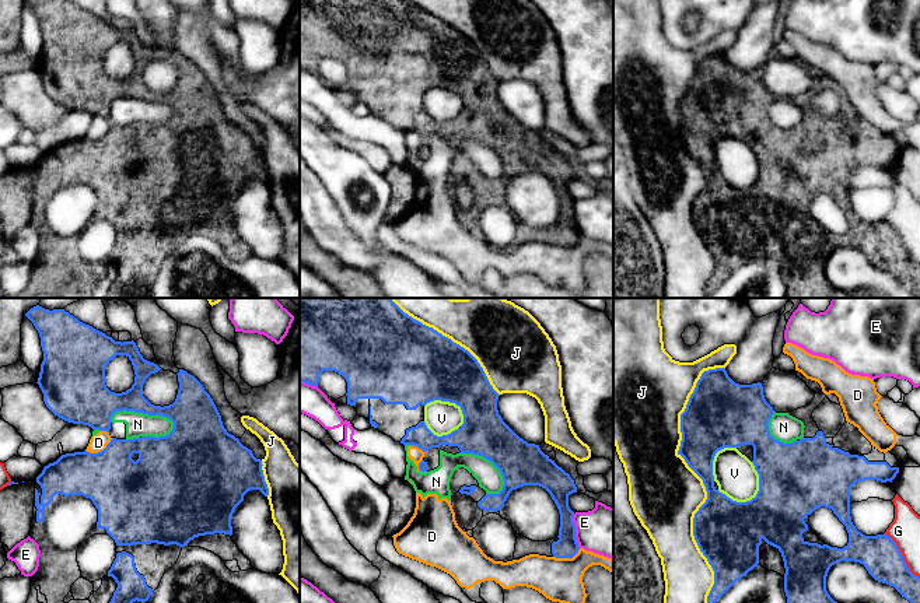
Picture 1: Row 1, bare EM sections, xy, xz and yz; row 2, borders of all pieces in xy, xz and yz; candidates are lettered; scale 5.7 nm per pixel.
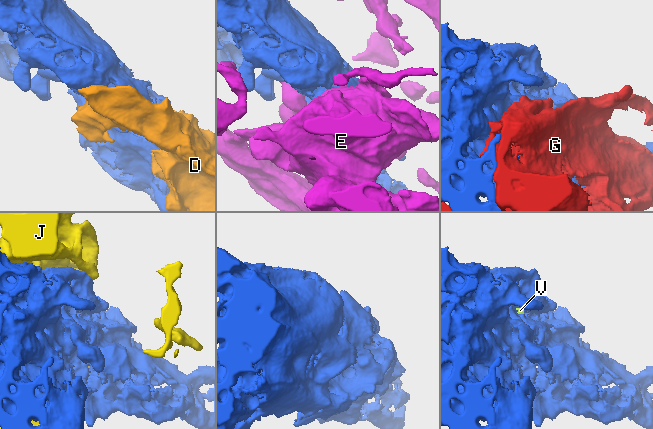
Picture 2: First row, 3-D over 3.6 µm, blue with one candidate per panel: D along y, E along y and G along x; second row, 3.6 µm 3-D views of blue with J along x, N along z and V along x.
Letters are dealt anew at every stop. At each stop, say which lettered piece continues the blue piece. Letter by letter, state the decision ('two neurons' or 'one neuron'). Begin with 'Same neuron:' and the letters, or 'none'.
Same neuron: none
D: two neurons
E: two neurons
G: two neurons
J: two neurons
N: two neurons
V: two neurons

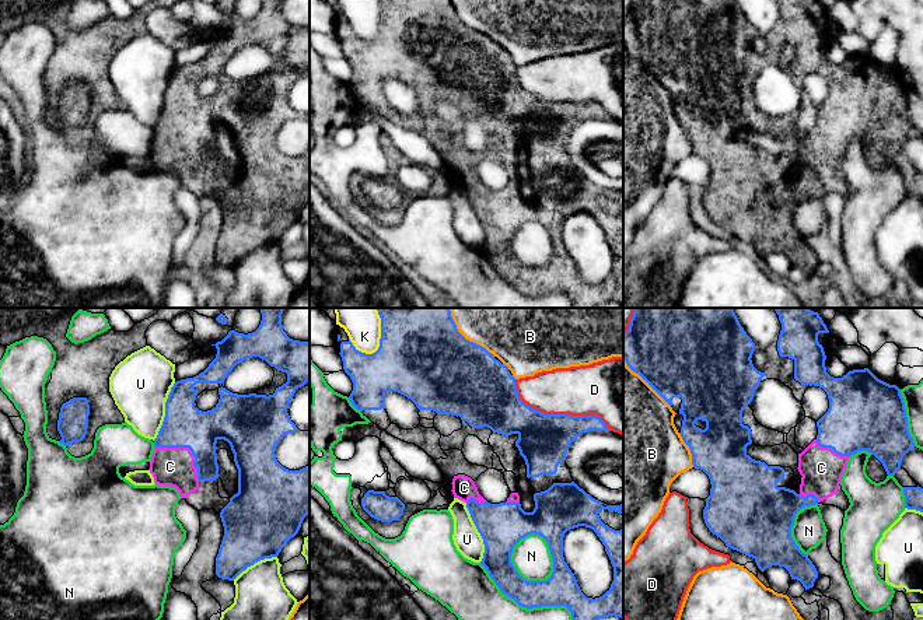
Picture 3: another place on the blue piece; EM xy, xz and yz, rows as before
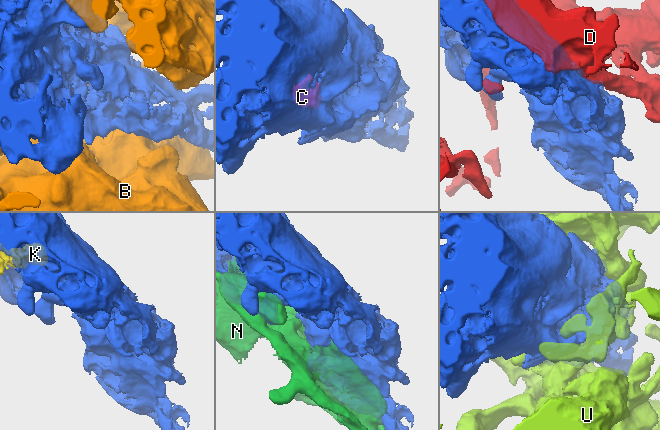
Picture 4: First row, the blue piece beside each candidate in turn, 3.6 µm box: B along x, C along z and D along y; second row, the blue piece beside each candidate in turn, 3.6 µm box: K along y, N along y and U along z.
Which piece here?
Same neuron: C
B: two neurons
C: one neuron
D: two neurons
K: two neurons
N: two neurons
U: two neurons

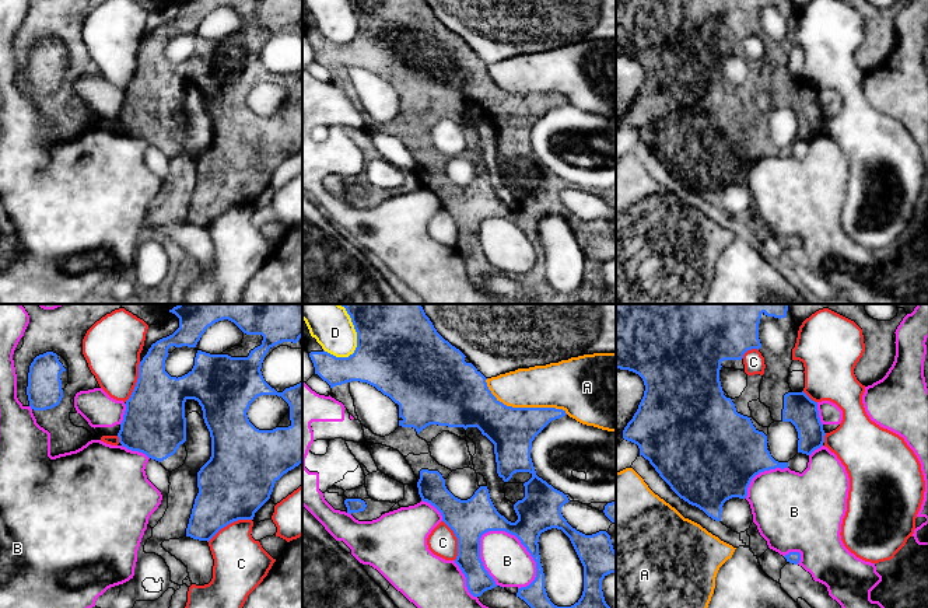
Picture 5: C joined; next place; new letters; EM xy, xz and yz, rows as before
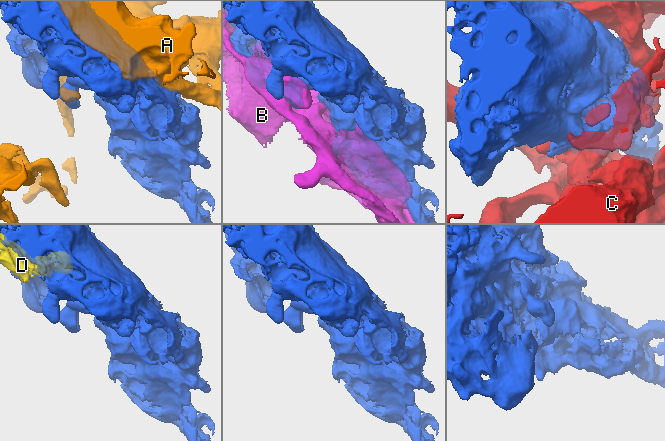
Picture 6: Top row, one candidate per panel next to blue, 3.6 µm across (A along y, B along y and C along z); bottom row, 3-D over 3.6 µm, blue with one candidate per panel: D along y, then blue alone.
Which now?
Same neuron: none
A: two neurons
B: two neurons
C: two neurons
D: two neurons

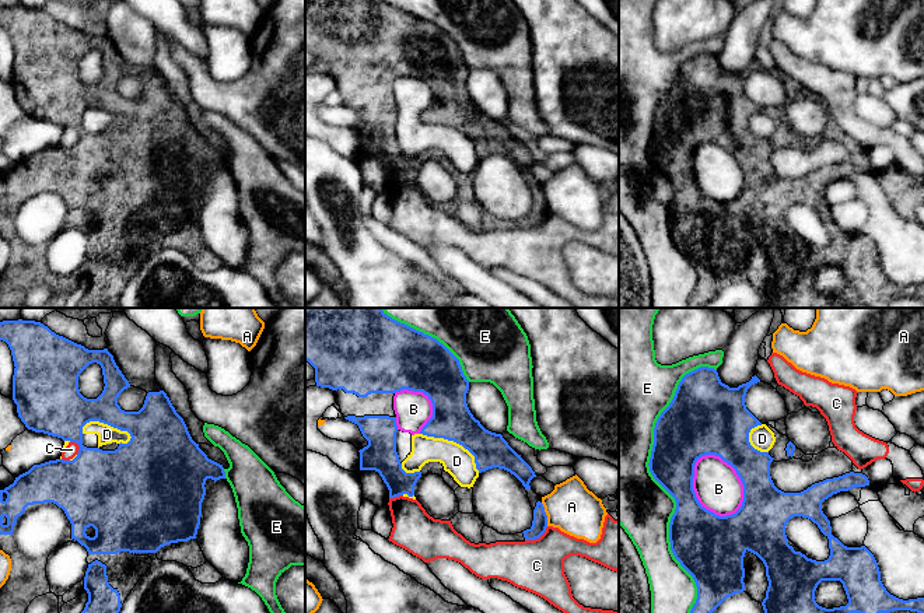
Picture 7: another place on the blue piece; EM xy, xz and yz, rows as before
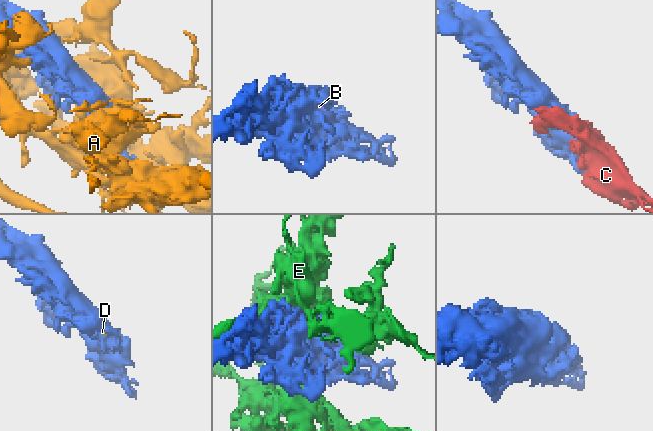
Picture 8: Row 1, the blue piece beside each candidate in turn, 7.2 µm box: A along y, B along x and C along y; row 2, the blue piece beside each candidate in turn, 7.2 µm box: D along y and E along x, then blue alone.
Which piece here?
Same neuron: none
A: two neurons
B: two neurons
C: two neurons
D: two neurons
E: two neurons

